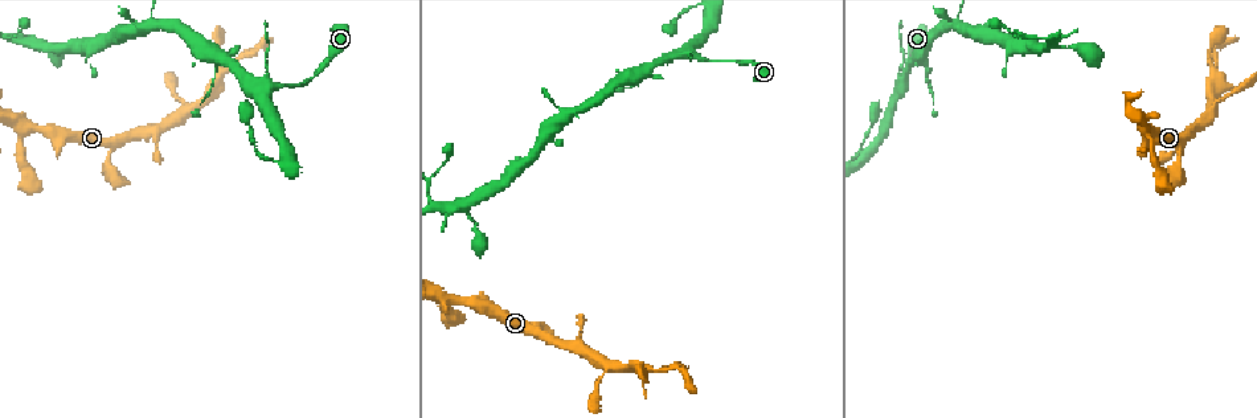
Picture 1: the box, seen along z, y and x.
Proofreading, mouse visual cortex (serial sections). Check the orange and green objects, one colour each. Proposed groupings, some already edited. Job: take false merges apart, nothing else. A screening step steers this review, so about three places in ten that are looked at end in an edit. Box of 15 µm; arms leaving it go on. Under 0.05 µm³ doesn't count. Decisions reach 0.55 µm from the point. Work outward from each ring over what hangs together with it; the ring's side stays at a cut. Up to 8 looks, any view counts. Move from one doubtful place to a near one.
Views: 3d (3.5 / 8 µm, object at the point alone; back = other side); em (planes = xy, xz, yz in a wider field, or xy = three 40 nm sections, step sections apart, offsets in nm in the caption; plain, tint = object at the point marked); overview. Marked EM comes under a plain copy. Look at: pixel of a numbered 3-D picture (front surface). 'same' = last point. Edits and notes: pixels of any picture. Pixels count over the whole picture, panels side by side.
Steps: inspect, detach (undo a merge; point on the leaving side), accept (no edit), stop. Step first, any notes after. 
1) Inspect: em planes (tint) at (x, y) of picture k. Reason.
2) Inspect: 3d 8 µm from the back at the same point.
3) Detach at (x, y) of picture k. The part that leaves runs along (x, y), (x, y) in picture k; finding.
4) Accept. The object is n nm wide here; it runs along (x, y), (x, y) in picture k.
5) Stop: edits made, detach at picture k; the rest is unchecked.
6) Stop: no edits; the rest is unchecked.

Inspect: 3d 3.5 µm at (683, 54) of picture 1. A fork.

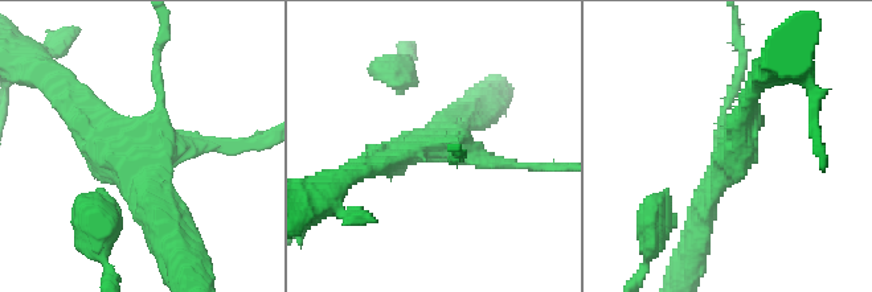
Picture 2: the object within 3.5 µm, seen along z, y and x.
Inspect: em xy step 3 (tint) at (155, 153) of picture 2.

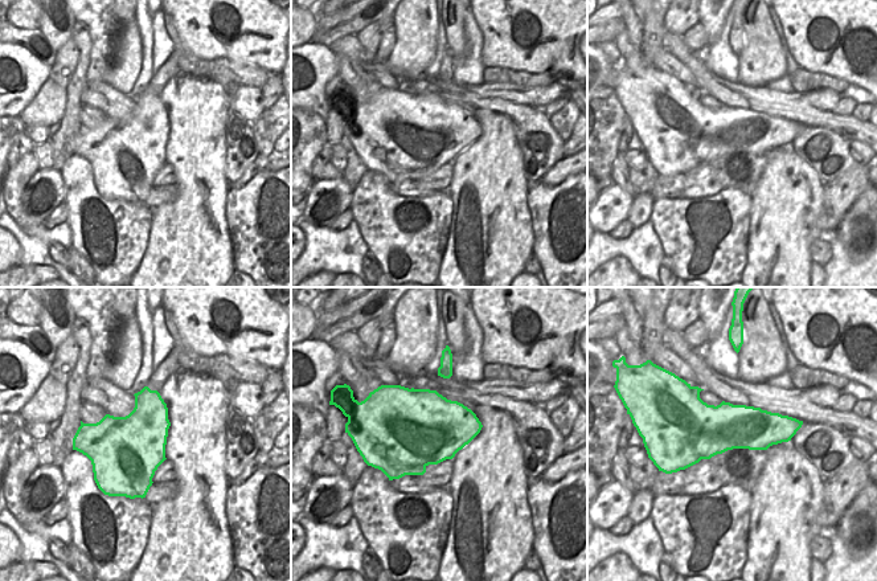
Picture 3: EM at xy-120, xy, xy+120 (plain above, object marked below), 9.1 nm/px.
Accept. It runs along (237, 146), (115, 157), (82, 116) in picture 2; one cell here.

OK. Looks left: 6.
Inspect: 3d 3.5 µm at (578, 112) of picture 1. Sharp bend.

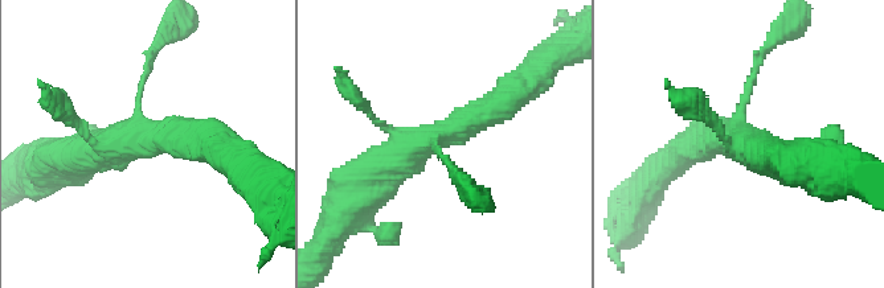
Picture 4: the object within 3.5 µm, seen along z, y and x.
Inspect: em planes (tint) at (735, 138) of picture 4. Shape alone is not enough.

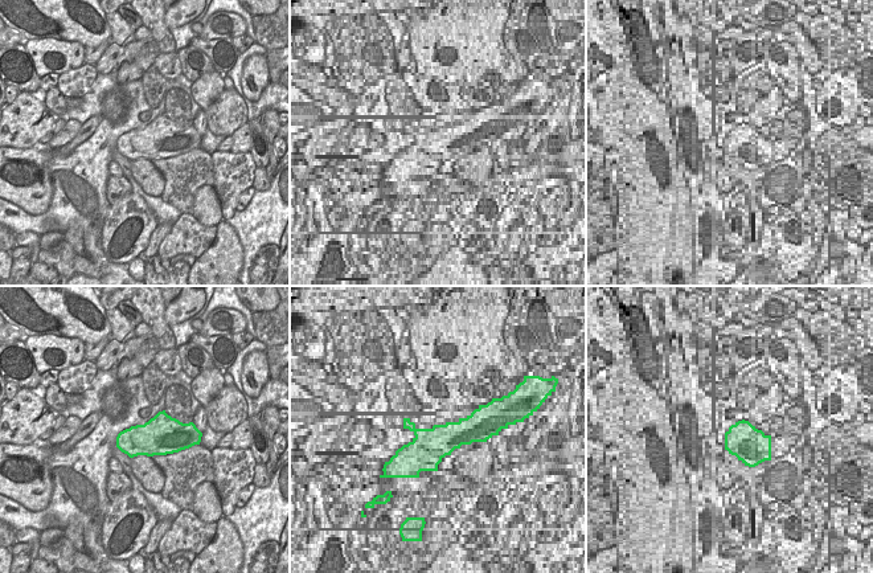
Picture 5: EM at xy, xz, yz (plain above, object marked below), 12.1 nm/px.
Accept. It runs along (512, 95), (410, 145), (367, 180) in picture 4; one cell here.

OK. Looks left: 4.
Inspect: 3d 3.5 µm at (437, 207) of picture 1. Two arms in line, one across.

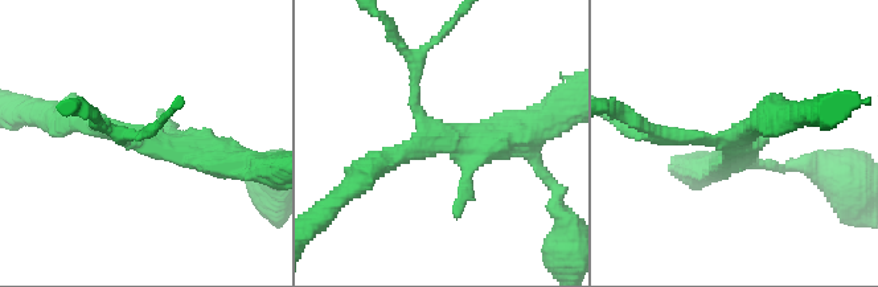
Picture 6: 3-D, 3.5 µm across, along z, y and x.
Inspect: em xy step 1 (tint) at (738, 144) of picture 6.

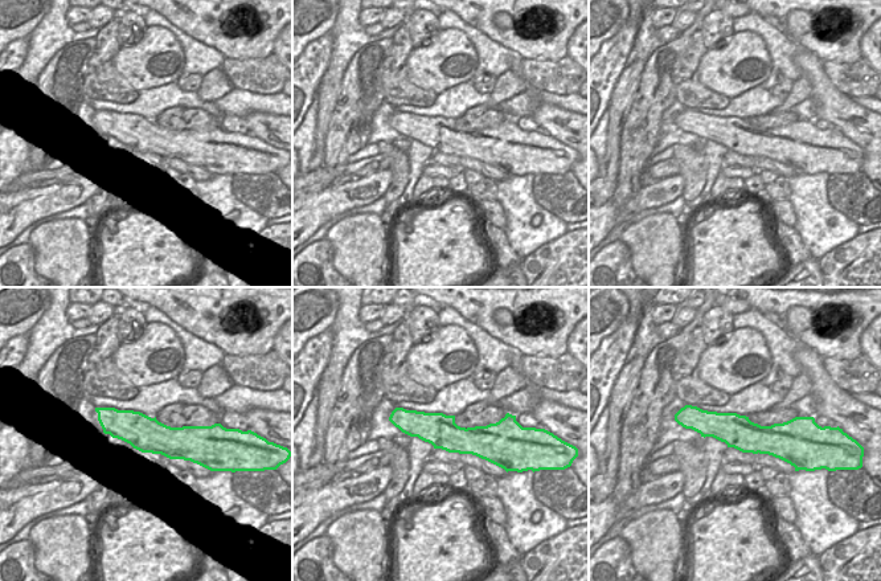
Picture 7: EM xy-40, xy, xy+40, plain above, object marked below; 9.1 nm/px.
Accept. It runs along (683, 418), (742, 434), (794, 428) in picture 7; one cell here.

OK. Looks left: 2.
Stop: no edits; the rest is unchecked.

